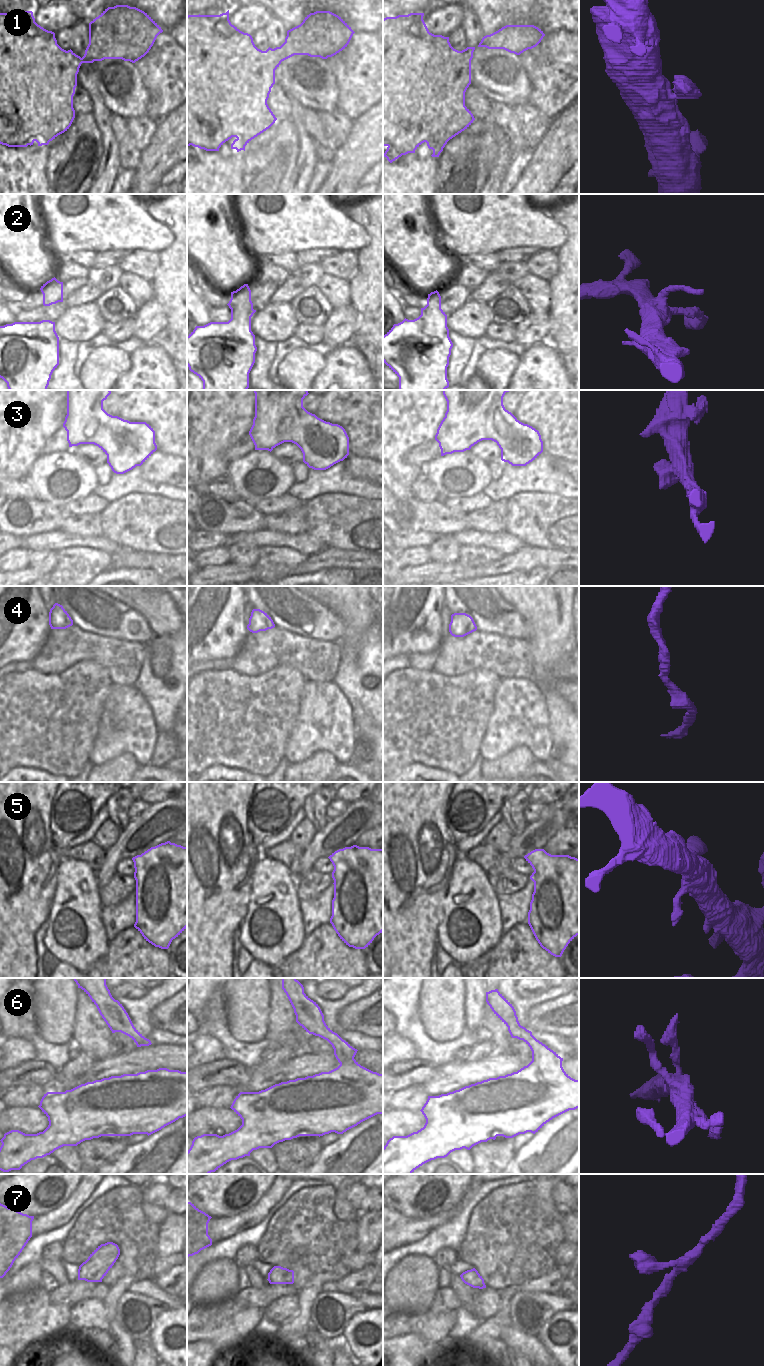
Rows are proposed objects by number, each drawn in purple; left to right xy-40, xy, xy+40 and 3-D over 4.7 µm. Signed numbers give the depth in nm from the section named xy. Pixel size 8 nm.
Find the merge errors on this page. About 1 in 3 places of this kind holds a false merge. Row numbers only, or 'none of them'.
none of them

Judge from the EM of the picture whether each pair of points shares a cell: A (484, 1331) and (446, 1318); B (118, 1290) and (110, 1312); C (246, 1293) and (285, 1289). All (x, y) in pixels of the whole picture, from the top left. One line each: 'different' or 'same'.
A: different
B: same
C: same

